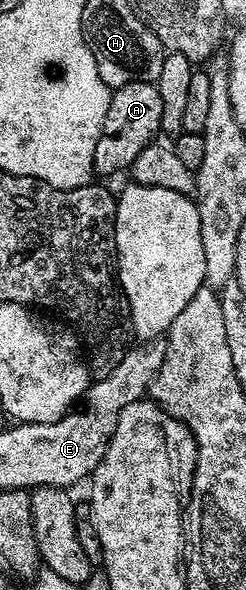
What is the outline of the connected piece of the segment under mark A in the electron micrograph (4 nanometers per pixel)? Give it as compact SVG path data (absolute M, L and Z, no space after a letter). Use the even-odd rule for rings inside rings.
M134 82L125 84L121 89L114 91L111 96L111 107L103 125L103 137L97 140L97 148L93 152L93 170L99 174L119 174L130 171L133 160L141 153L141 148L151 145L156 141L161 130L161 96L159 88L153 82Z

